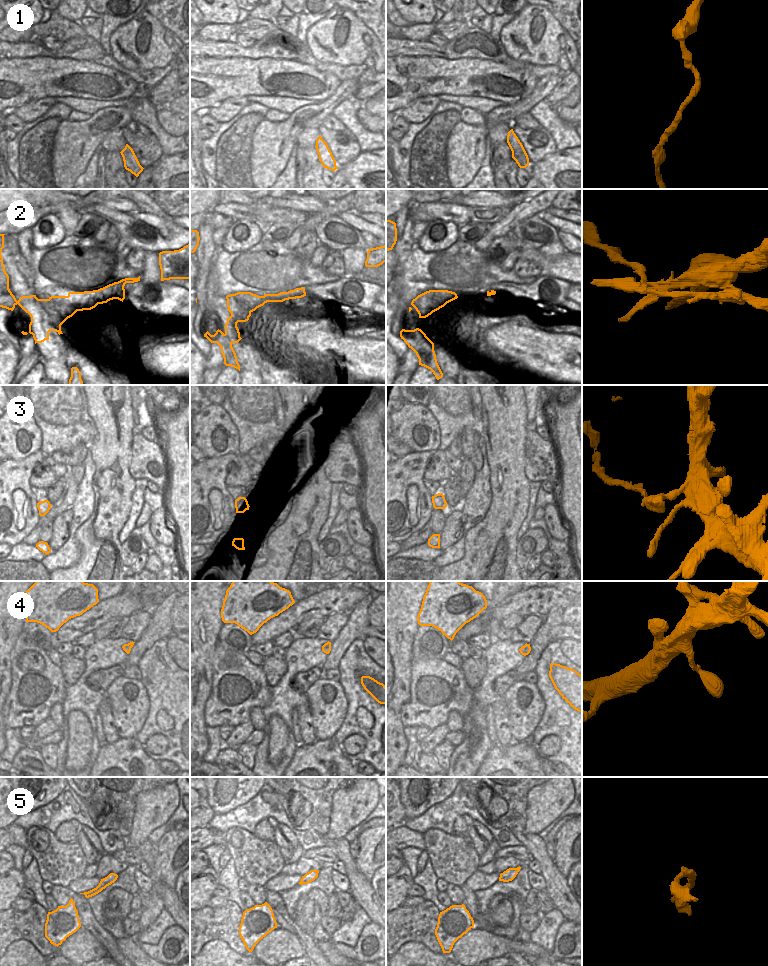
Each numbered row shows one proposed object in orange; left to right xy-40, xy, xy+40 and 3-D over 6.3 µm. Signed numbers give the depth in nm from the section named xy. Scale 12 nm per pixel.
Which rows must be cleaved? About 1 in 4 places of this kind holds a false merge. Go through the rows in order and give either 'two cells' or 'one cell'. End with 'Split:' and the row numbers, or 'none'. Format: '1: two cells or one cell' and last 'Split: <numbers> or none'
1: one cell
2: two cells
3: two cells
4: one cell
5: one cell
Split: 2, 3

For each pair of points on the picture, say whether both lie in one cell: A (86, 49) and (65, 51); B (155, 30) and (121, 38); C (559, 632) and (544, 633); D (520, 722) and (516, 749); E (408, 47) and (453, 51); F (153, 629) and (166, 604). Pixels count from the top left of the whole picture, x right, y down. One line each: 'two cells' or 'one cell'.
A: one cell
B: one cell
C: two cells
D: two cells
E: one cell
F: one cell

